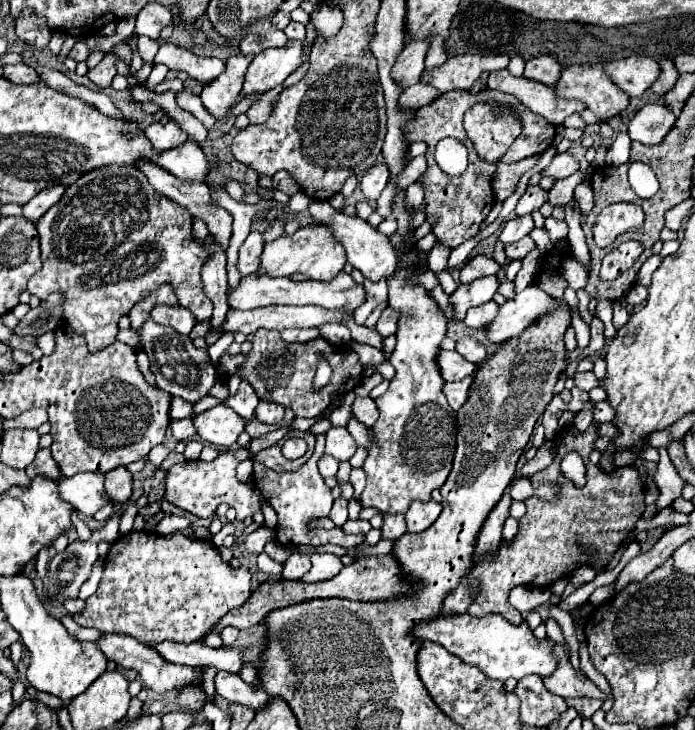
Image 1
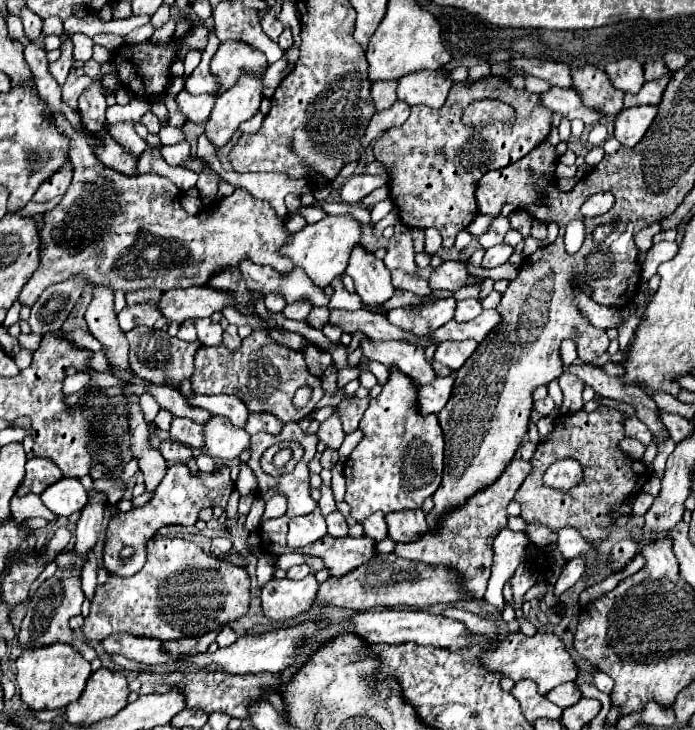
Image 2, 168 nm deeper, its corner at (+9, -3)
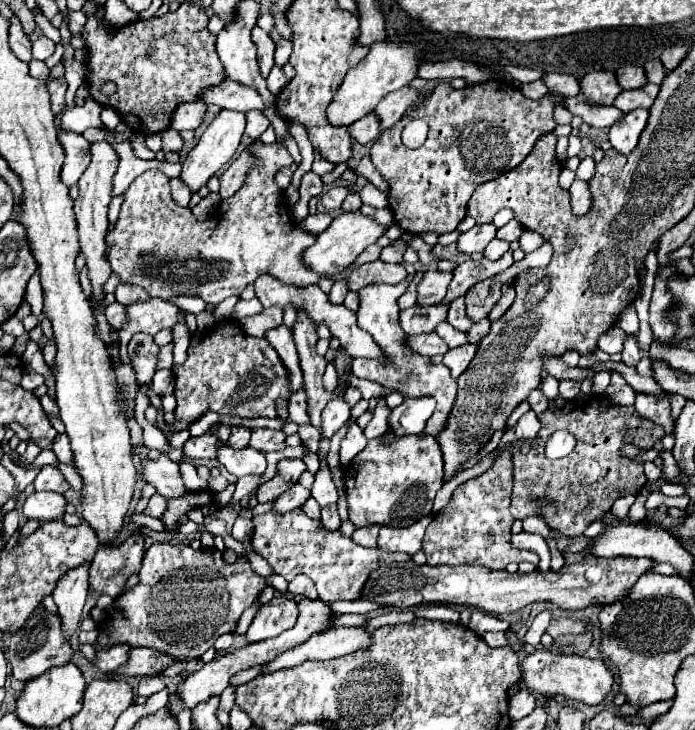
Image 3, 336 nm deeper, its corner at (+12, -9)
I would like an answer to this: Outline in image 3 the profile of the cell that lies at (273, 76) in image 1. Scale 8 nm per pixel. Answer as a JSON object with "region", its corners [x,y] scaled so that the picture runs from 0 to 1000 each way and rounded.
{"region":[[[317,152],[314,160],[302,168],[302,174],[294,179],[294,185],[288,188],[285,199],[271,210],[268,221],[262,223],[262,237],[259,245],[262,251],[273,259],[273,264],[282,264],[288,256],[294,256],[299,251],[299,245],[317,232],[322,229],[334,212],[340,210],[342,199],[345,199],[345,188],[351,182],[351,171],[354,171],[354,160],[351,155],[340,155],[340,152]]]}

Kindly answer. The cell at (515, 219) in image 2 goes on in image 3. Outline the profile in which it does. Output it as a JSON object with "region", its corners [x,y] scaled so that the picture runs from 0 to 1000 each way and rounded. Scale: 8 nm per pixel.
{"region":[[[737,300],[734,305],[728,305],[725,311],[717,314],[714,325],[717,325],[717,327],[725,327],[725,330],[742,330],[742,327],[748,327],[751,316],[754,316],[751,308],[748,308],[742,300]]]}

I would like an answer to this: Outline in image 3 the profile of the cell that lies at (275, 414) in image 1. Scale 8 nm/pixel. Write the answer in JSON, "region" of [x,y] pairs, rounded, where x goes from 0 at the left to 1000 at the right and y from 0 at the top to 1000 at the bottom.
{"region":[[[363,588],[363,601],[360,601],[360,612],[377,618],[377,621],[388,621],[388,618],[403,618],[412,612],[409,607],[412,593],[409,590],[394,590],[394,588]]]}

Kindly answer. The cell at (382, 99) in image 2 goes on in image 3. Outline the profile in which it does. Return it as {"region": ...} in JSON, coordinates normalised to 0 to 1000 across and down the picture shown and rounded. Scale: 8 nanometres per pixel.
{"region":[[[529,155],[527,160],[521,160],[518,166],[506,168],[501,174],[501,182],[509,193],[515,193],[518,199],[529,199],[535,196],[544,185],[547,185],[547,168],[544,168],[544,160],[538,155]]]}

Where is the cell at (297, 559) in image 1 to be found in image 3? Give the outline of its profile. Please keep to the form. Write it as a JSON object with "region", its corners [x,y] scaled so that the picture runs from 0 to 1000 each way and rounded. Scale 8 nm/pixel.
{"region":[[[429,788],[423,796],[417,796],[414,810],[423,812],[423,815],[443,818],[443,821],[458,821],[458,812],[455,812],[455,804],[452,804],[452,796],[446,796],[440,788]]]}

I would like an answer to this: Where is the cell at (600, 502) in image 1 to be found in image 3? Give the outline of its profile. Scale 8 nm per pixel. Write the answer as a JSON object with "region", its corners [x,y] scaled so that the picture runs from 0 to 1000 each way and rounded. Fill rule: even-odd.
{"region":[[[849,541],[846,549],[837,549],[835,555],[823,558],[823,563],[817,563],[817,566],[809,566],[809,563],[800,563],[800,560],[786,560],[783,566],[774,568],[774,574],[777,574],[780,585],[777,585],[777,590],[768,601],[765,615],[757,623],[745,621],[745,623],[737,626],[737,634],[740,634],[740,673],[737,673],[734,703],[740,705],[740,711],[754,711],[757,705],[774,707],[776,704],[786,714],[788,722],[809,727],[809,733],[823,733],[823,736],[835,736],[840,730],[840,725],[858,714],[860,708],[866,708],[889,681],[904,678],[904,675],[915,678],[929,664],[927,632],[898,626],[892,621],[892,615],[898,610],[909,607],[915,612],[921,612],[924,618],[932,618],[944,610],[944,604],[950,604],[955,599],[955,588],[950,588],[950,582],[921,571],[912,563],[909,555],[906,558],[892,558],[886,552],[875,552],[869,558],[869,541]],[[803,588],[814,588],[823,596],[829,596],[832,607],[829,607],[829,615],[817,626],[803,629],[803,632],[788,632],[786,623],[783,623],[783,607]],[[777,681],[788,681],[791,689],[778,696],[768,695],[768,684],[777,684]]]}

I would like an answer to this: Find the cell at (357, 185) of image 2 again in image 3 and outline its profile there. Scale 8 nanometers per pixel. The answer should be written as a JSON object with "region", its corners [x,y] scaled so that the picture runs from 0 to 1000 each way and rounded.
{"region":[[[478,256],[475,262],[469,262],[469,264],[460,270],[460,278],[466,281],[469,289],[486,289],[501,264],[504,264],[504,262],[501,262],[498,256]]]}

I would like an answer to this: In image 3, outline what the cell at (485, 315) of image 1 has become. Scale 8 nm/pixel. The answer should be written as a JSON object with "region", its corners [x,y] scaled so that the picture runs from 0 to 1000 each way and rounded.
{"region":[[[659,407],[647,415],[647,423],[645,423],[645,442],[659,451],[659,453],[673,453],[679,448],[679,440],[671,434],[671,426],[668,426],[668,407]]]}

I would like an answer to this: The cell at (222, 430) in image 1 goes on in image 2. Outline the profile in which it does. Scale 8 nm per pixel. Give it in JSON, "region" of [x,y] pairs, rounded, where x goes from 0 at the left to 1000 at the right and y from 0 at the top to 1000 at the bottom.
{"region":[[[304,568],[298,579],[292,579],[295,612],[304,626],[315,629],[338,629],[358,612],[358,596],[350,588],[341,588],[327,571]]]}

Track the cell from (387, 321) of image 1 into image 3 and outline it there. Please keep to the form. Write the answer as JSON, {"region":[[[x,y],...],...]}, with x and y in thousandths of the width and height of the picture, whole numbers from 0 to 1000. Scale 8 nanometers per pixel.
{"region":[[[596,418],[590,423],[576,426],[576,445],[584,453],[584,459],[607,459],[622,456],[624,448],[636,440],[642,440],[642,418],[622,418],[622,421],[604,421]]]}

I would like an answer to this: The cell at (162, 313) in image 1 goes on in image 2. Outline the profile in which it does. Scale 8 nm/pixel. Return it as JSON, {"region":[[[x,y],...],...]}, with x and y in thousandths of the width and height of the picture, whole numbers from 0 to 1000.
{"region":[[[194,418],[194,421],[180,421],[168,437],[171,437],[171,448],[177,453],[186,453],[191,448],[200,448],[200,445],[212,445],[212,448],[220,448],[223,440],[229,437],[229,423],[223,418]]]}

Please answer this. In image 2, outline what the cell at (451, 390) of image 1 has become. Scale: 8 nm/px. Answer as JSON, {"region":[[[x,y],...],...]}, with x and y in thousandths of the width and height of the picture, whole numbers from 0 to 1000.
{"region":[[[632,516],[623,525],[603,527],[600,549],[603,549],[606,566],[609,568],[632,566],[643,555],[643,549],[646,549],[649,533],[652,533],[652,516]]]}

